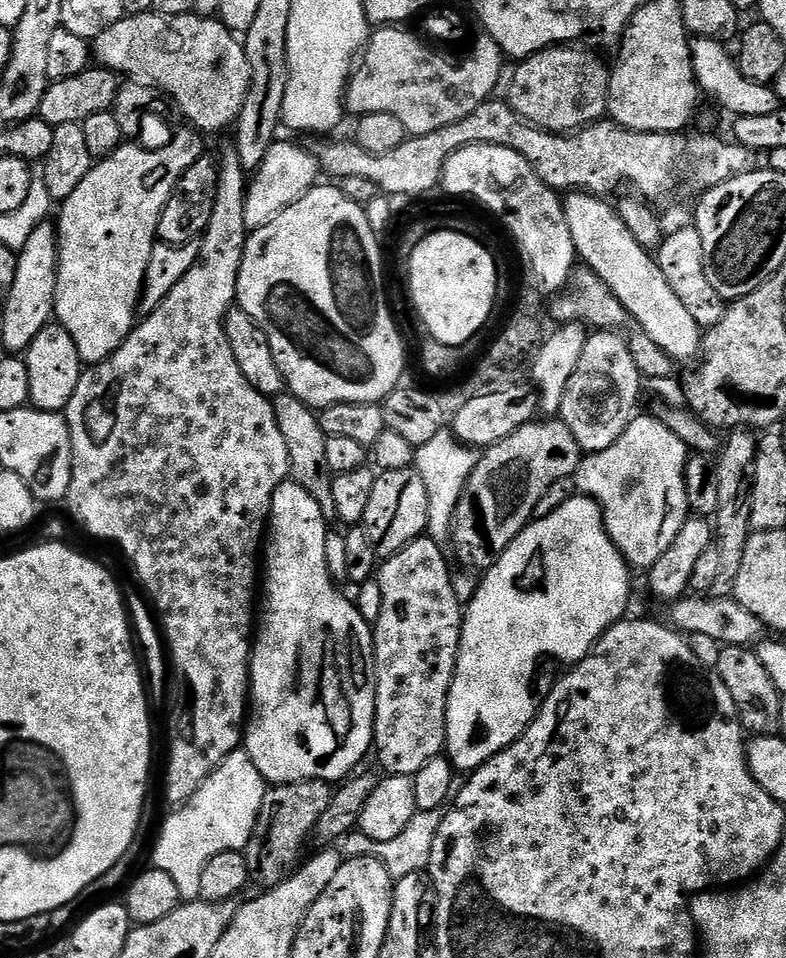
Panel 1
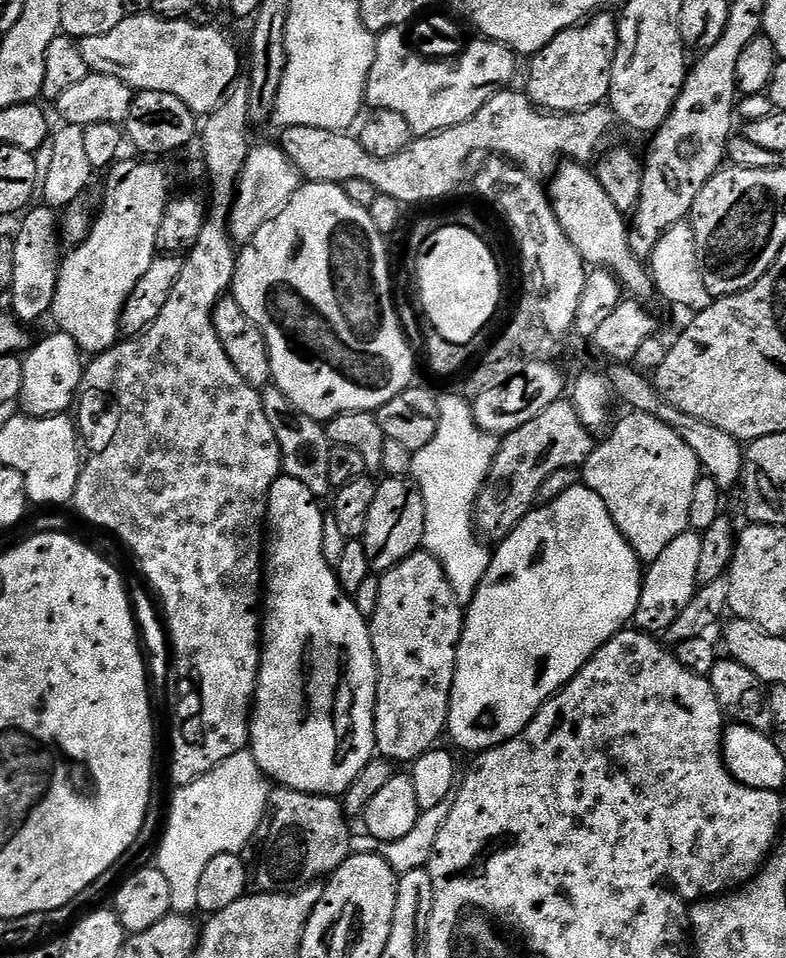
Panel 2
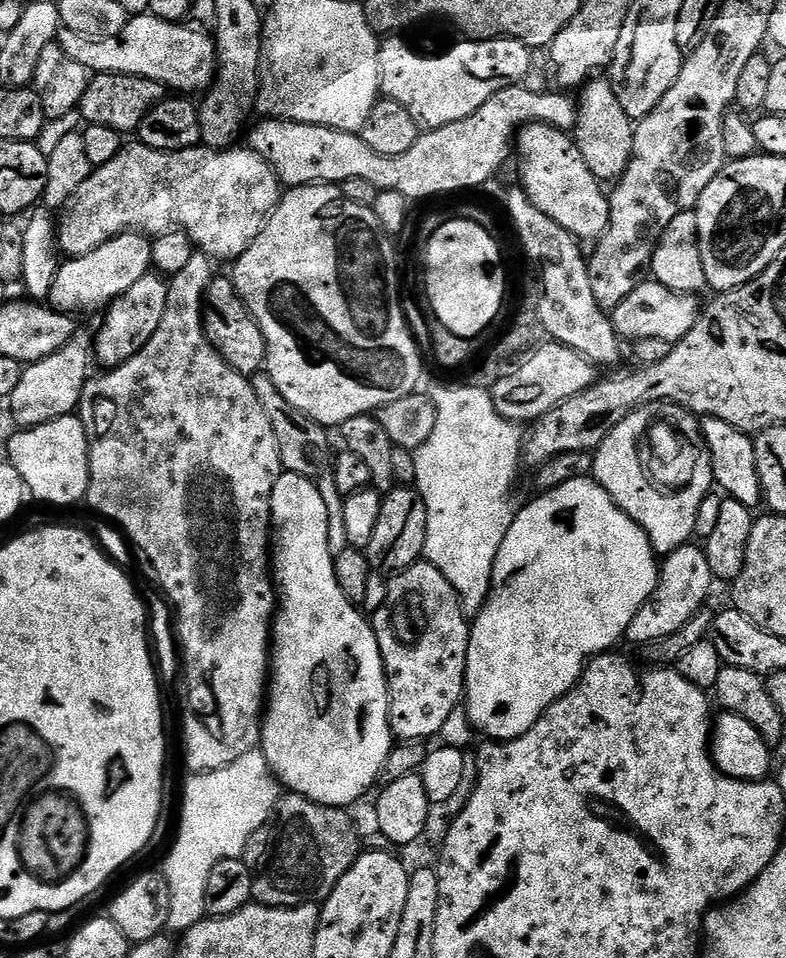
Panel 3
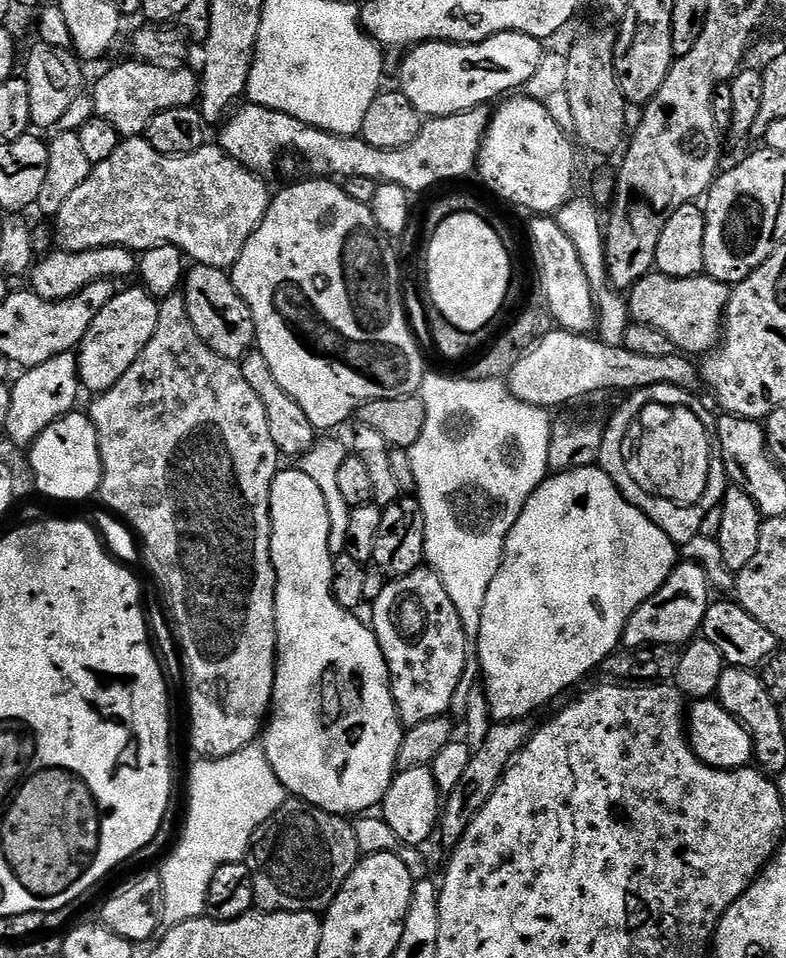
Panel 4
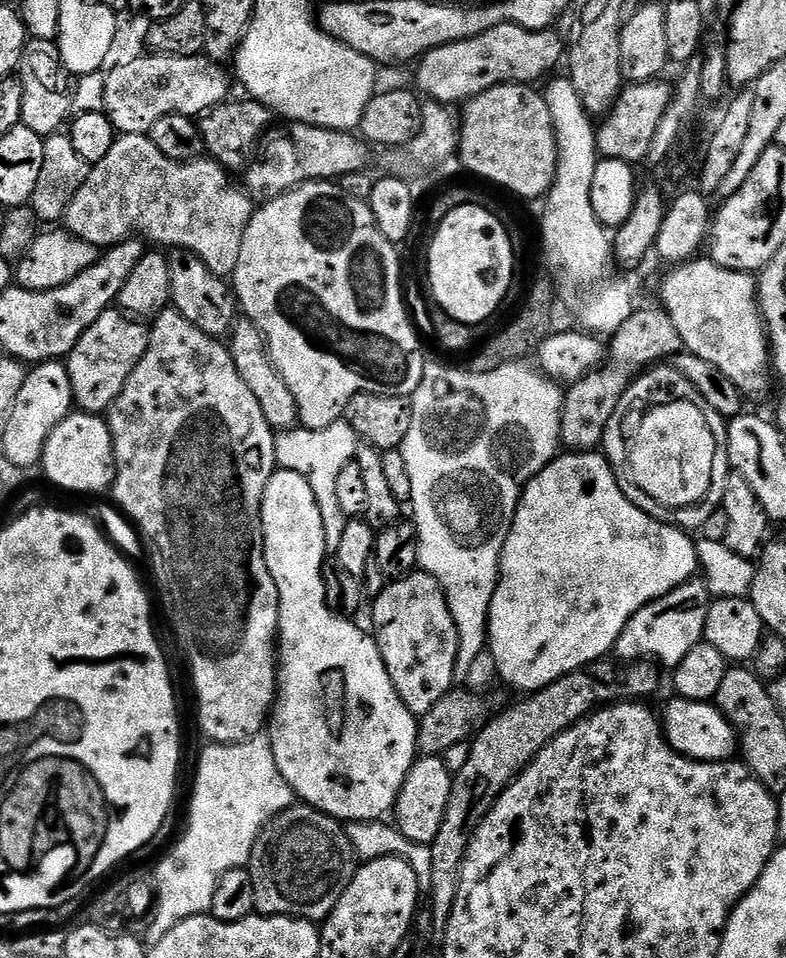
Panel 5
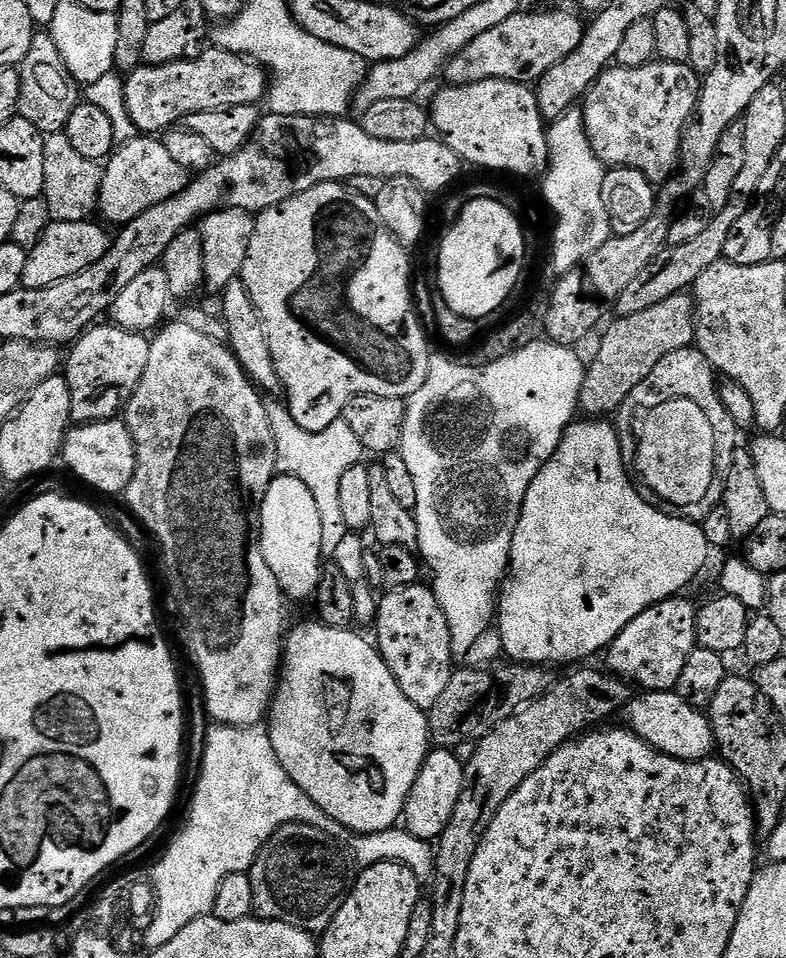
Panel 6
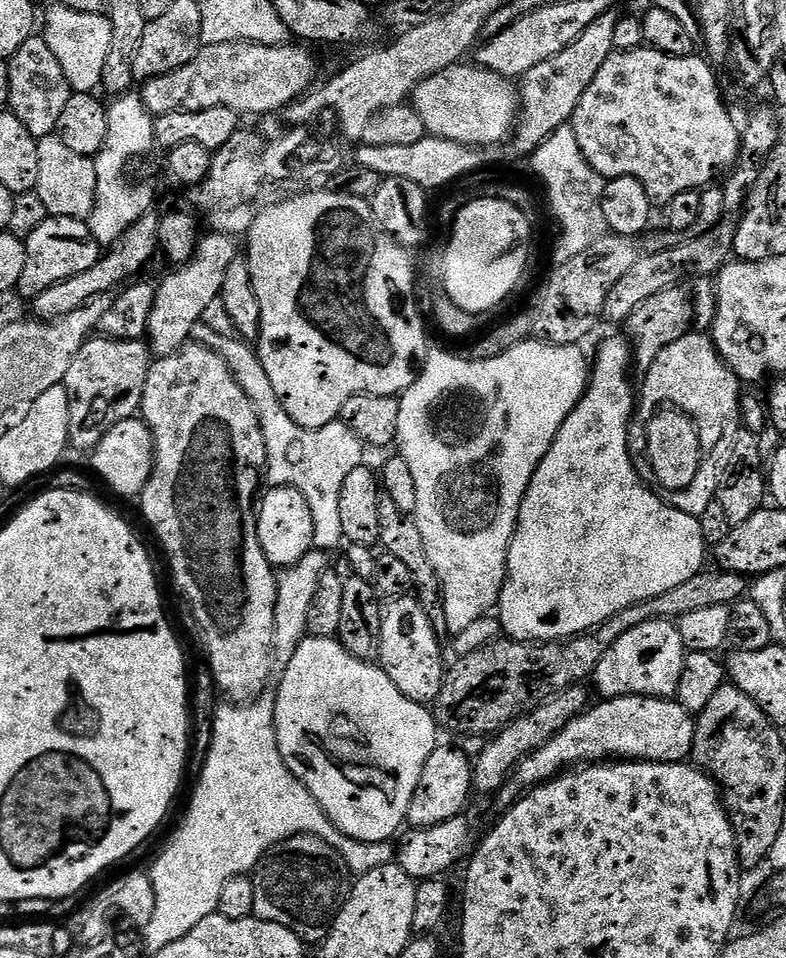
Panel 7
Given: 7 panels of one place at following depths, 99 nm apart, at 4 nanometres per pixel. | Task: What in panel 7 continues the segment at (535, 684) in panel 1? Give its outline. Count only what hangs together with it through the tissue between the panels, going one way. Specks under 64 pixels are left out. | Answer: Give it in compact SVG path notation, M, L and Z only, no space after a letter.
M627 339L608 340L596 352L596 360L590 364L590 379L584 397L576 404L576 408L562 422L550 450L542 458L526 494L522 498L522 506L518 514L516 532L508 547L508 573L500 591L498 617L503 628L503 635L514 640L527 640L529 642L547 642L550 640L567 640L569 636L581 636L584 632L591 632L600 624L605 624L614 614L626 610L630 606L640 604L643 600L653 600L658 594L666 594L666 590L674 590L682 586L690 578L694 578L705 567L704 551L706 545L702 538L702 526L697 517L686 514L675 503L655 496L643 484L641 473L632 465L632 455L628 449L628 428L631 426L636 406L637 393L632 393L632 384L624 375L630 368L630 344Z

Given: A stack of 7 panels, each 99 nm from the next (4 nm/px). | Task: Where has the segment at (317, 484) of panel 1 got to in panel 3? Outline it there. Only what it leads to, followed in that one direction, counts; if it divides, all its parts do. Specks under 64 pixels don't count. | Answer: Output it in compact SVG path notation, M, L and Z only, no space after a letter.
M267 371L257 372L255 376L251 377L251 381L254 394L258 394L258 402L262 402L262 410L266 410L266 418L274 430L274 438L278 442L281 469L299 476L319 477L330 464L329 429L325 428L323 424L314 422L314 418L302 414L302 410L294 410L294 406L290 406L290 402L286 402L286 398L282 398L278 386L274 386Z

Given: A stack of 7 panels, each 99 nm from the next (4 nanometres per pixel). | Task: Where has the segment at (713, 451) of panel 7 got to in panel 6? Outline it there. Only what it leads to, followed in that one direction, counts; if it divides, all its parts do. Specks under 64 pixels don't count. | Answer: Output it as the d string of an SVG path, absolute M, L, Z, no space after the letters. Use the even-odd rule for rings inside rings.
M693 346L682 350L674 350L674 354L666 354L666 358L662 358L662 362L658 362L654 366L654 370L656 372L654 376L666 374L666 372L704 372L704 378L702 376L650 378L650 374L646 374L646 378L642 378L642 382L638 382L638 386L634 386L632 391L632 400L656 400L658 406L662 406L662 404L696 404L696 408L702 408L706 418L710 418L710 430L714 430L714 450L716 451L714 474L710 477L712 484L707 488L704 497L700 497L700 500L682 506L678 510L679 515L696 522L703 517L709 508L721 507L724 499L724 480L728 476L732 456L738 447L738 441L736 441L738 429L736 423L730 418L730 414L726 414L726 406L722 406L722 402L718 398L718 390L716 389L718 383L717 373L714 371L711 362L700 353L699 348ZM664 396L692 396L692 400L700 400L701 406L698 406L698 402L659 402L659 400L664 400Z

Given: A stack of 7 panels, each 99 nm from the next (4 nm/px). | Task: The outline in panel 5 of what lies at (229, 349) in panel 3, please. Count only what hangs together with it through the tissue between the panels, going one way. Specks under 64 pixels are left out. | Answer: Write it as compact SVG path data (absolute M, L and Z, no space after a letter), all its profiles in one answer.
M179 246L173 248L173 252L167 253L171 307L178 309L186 322L194 322L194 326L198 326L198 330L208 336L227 337L238 319L238 301L233 285L225 277L214 274L214 270L210 270L210 266L206 266L206 262L202 262L202 258L190 250Z

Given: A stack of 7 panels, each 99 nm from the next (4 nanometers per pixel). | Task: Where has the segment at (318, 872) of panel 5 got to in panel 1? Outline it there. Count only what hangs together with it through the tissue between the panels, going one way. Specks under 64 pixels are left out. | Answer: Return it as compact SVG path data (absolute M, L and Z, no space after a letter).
M303 780L297 784L278 784L269 787L264 794L264 812L276 812L272 816L272 825L268 828L268 837L264 840L264 849L260 852L260 884L267 890L287 880L302 863L300 851L310 844L312 828L322 818L322 810L330 806L333 785L326 780Z

